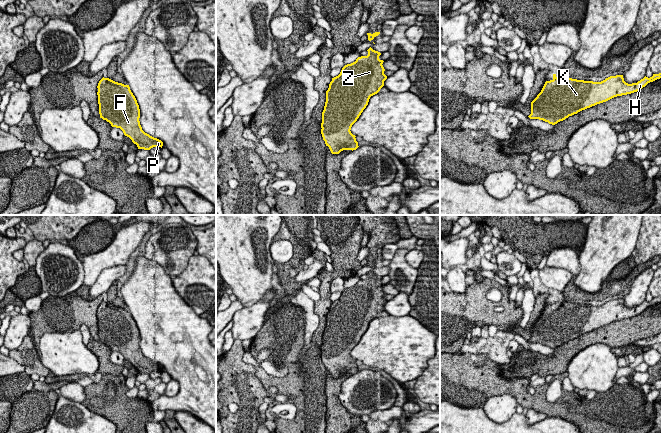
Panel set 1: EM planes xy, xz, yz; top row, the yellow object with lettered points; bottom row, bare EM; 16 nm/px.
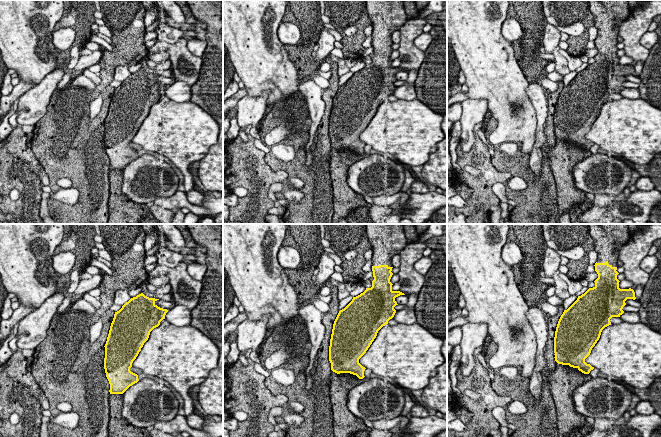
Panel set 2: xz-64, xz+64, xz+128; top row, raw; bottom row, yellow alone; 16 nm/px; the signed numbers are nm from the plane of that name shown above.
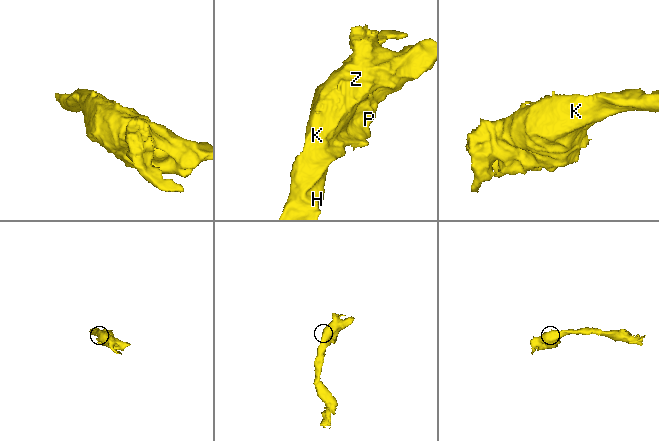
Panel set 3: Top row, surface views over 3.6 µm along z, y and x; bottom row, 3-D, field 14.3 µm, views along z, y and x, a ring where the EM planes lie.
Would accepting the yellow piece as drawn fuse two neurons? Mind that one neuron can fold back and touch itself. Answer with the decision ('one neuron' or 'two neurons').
one neuron

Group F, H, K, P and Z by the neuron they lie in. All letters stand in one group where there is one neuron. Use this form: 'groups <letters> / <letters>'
groups F H K P Z

